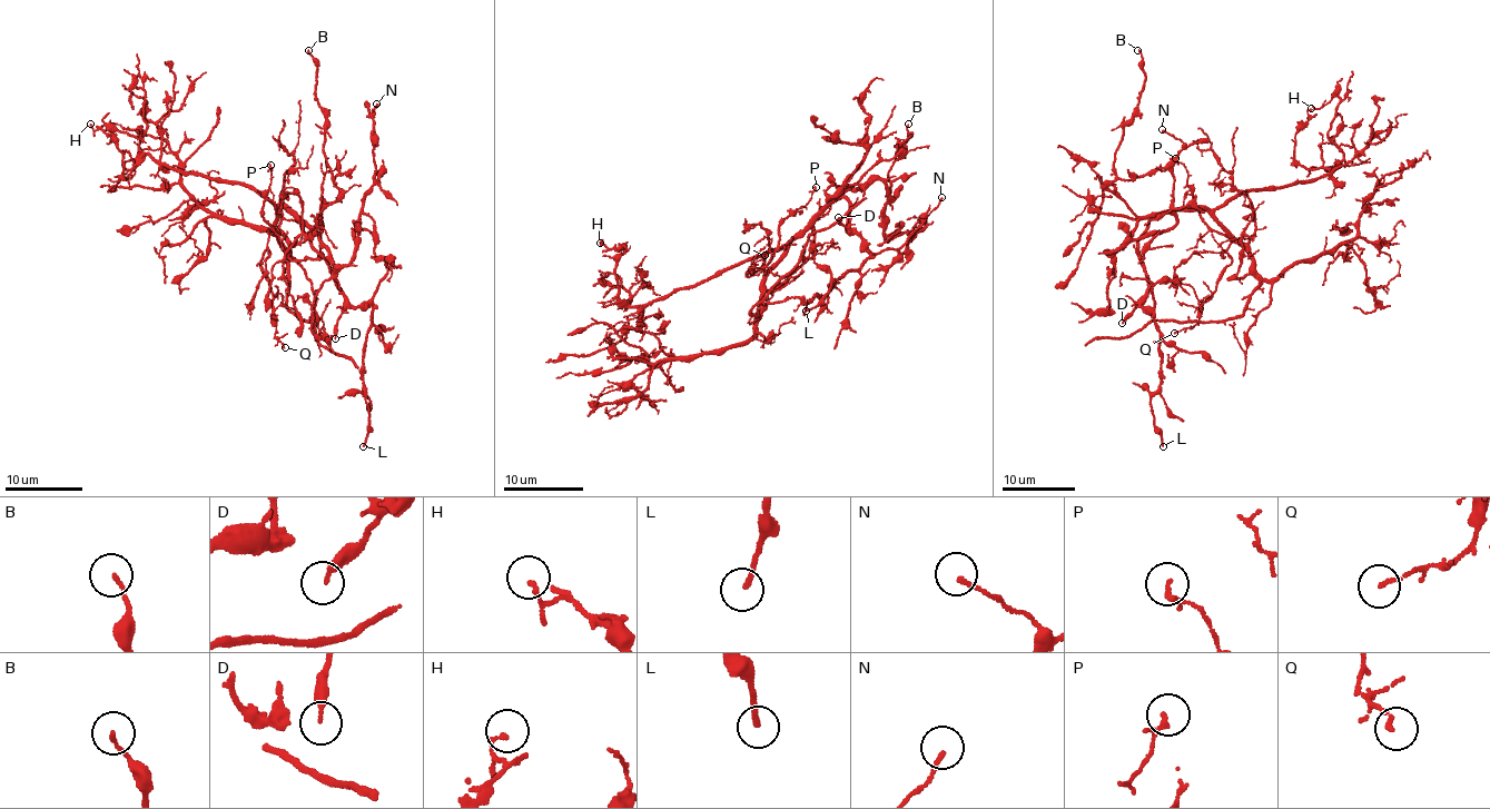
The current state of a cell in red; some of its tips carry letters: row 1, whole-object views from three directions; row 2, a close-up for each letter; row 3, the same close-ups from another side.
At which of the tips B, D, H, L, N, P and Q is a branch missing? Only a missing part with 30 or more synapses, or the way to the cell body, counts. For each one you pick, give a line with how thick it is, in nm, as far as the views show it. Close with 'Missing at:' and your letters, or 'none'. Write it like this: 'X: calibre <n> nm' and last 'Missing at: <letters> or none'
Missing at: none

